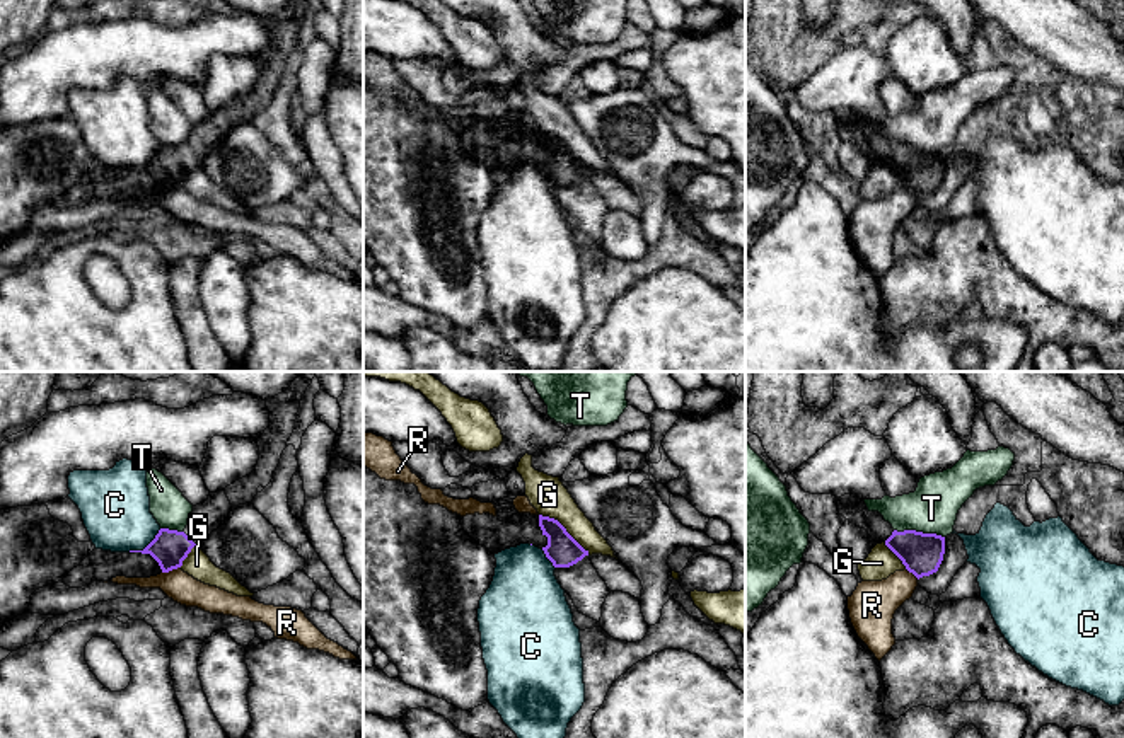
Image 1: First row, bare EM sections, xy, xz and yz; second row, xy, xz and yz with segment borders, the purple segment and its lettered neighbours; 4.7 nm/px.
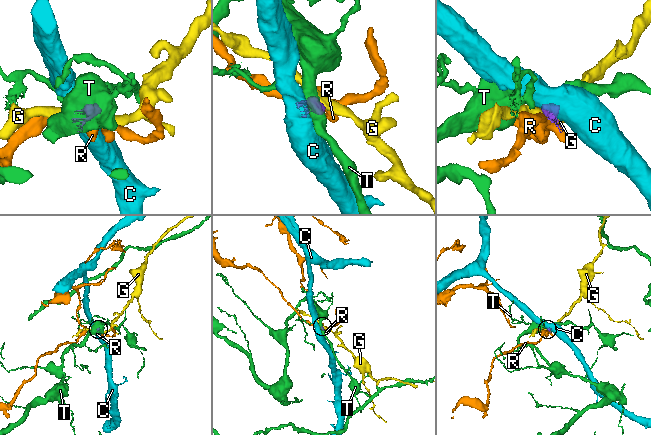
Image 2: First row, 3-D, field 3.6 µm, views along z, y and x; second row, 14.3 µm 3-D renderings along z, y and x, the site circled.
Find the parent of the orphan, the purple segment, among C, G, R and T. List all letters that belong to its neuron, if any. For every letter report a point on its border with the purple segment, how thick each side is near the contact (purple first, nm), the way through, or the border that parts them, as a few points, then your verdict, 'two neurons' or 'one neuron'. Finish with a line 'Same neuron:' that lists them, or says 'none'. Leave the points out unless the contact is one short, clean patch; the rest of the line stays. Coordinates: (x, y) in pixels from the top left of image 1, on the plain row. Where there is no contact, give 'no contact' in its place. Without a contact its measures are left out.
C: contact xy (147, 164); calibres 170 and 320 nm; border xy (161, 147), (142, 167), (128, 169); two neurons
G: contact xz (565, 147); calibres 160 and 170 nm; border xz (539, 132), (555, 137), (589, 171); two neurons
R: contact xy (171, 188); calibres 170 and 140 nm; border xy (179, 184), (162, 191); two neurons
T: contact yz (920, 150); calibres 200 and 240 nm; border yz (894, 147), (935, 150), (944, 155); two neurons
Same neuron: none

